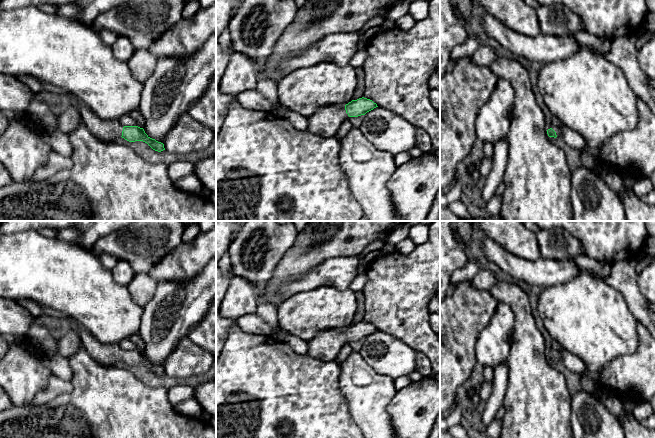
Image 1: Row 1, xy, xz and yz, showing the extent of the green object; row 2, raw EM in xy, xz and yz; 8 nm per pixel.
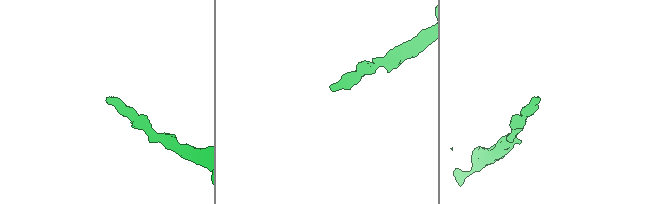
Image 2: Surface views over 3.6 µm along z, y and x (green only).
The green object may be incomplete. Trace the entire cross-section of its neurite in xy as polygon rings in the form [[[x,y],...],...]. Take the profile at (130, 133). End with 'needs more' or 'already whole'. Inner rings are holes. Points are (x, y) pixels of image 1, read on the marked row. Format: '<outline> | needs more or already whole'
[[[124,126],[121,137],[129,142],[143,141],[147,143],[153,150],[158,152],[165,150],[163,143],[150,138],[145,133],[144,129],[138,126]]] | already whole

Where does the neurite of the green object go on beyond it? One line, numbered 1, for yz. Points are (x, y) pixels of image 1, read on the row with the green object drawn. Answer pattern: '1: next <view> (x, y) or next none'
1: next none

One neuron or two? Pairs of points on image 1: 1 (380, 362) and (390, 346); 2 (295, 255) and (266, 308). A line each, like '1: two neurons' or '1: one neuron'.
1: one neuron
2: two neurons

